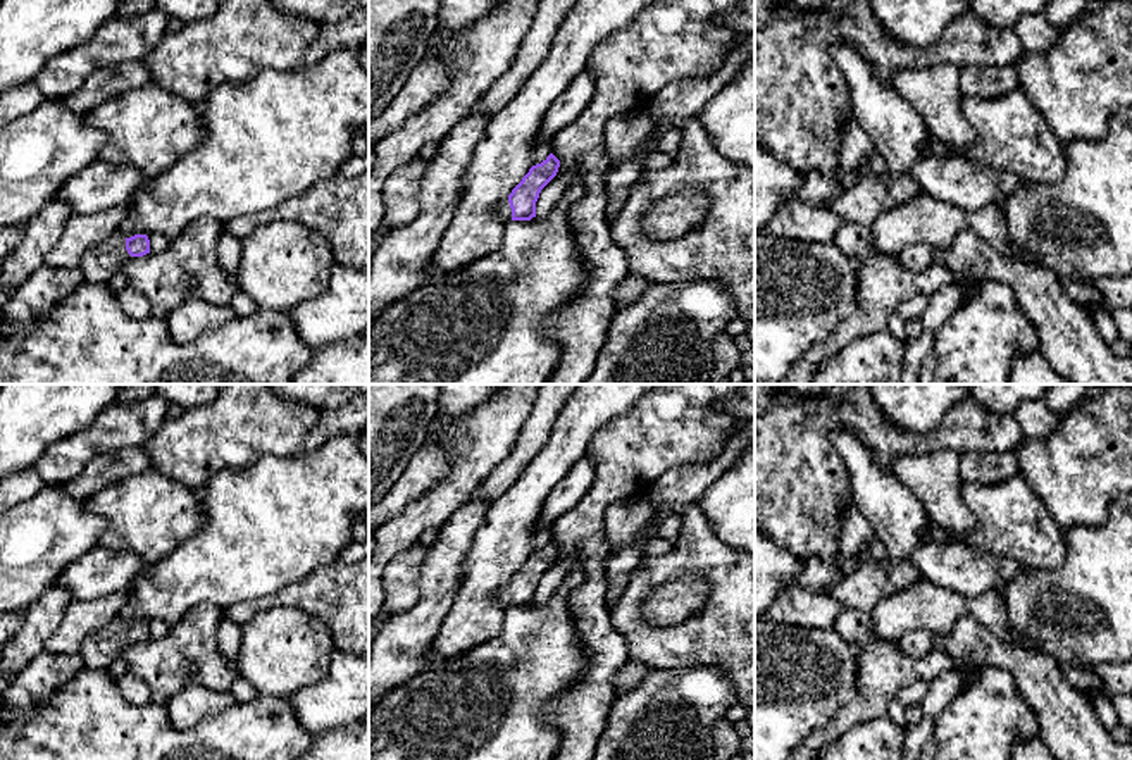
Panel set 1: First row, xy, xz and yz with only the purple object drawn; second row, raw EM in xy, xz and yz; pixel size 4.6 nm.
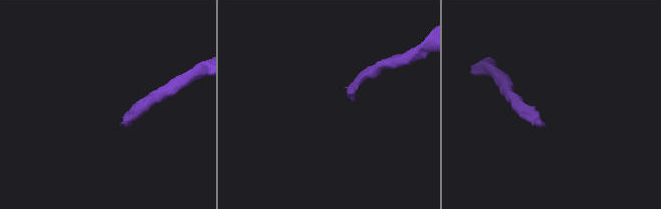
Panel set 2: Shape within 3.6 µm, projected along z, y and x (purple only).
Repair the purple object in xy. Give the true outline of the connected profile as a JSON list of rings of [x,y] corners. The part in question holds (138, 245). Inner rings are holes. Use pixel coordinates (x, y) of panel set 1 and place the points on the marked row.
[[[117,229],[107,241],[84,253],[79,262],[79,271],[86,283],[103,284],[121,271],[128,259],[146,253],[150,253],[150,240],[146,234],[126,238],[122,231]]]

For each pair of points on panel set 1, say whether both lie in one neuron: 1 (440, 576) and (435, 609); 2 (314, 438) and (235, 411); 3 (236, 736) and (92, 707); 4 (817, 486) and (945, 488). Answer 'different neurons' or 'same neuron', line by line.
1: same neuron
2: different neurons
3: same neuron
4: different neurons

